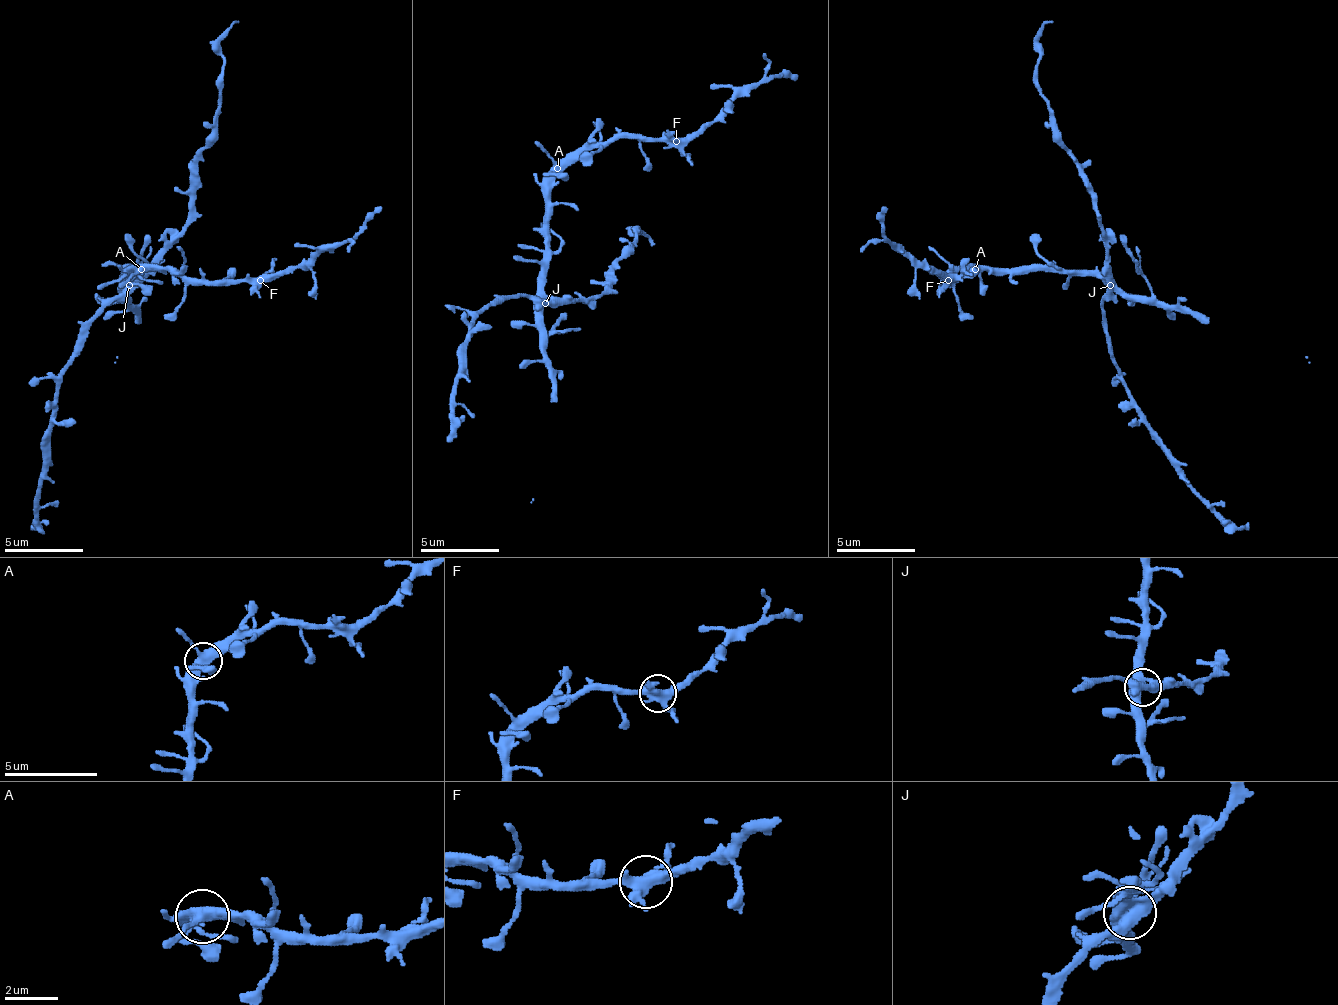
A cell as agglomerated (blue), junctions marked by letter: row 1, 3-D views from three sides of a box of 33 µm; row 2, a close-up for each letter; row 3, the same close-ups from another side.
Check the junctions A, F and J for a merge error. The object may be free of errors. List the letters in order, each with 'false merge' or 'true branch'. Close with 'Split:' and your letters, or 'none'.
A: true branch
F: true branch
J: false merge
Split: J

